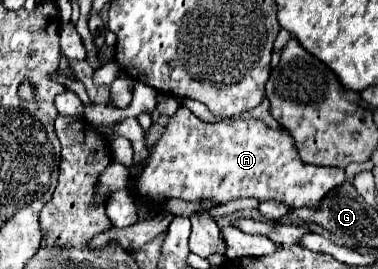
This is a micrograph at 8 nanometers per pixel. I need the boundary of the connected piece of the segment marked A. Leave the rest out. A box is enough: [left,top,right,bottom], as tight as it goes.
[136,106,342,208]

